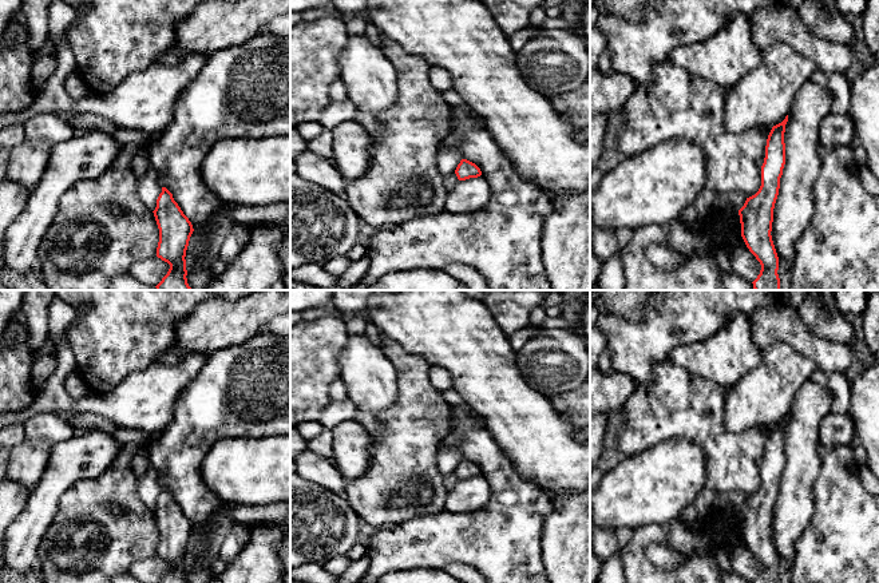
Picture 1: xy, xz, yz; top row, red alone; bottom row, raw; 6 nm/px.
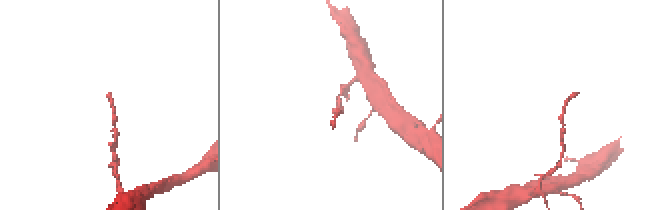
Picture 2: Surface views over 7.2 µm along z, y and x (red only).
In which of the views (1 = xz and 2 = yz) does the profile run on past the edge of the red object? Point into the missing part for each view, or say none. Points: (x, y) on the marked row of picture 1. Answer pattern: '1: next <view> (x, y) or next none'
1: next none
2: next none

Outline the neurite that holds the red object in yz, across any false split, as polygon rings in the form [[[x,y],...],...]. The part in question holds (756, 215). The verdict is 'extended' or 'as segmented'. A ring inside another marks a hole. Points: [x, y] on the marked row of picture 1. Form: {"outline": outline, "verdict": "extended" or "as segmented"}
{"outline": [[[788,115],[781,123],[772,127],[761,166],[761,186],[755,195],[747,198],[739,210],[741,237],[761,265],[760,274],[752,282],[755,290],[780,290],[779,257],[771,231],[780,178],[785,164],[784,132],[787,122]]], "verdict": "as segmented"}

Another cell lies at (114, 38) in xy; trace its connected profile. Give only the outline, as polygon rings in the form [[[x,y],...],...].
[[[64,0],[75,13],[75,20],[64,31],[75,60],[75,72],[92,94],[115,88],[127,75],[146,70],[175,41],[175,25],[206,0]]]

